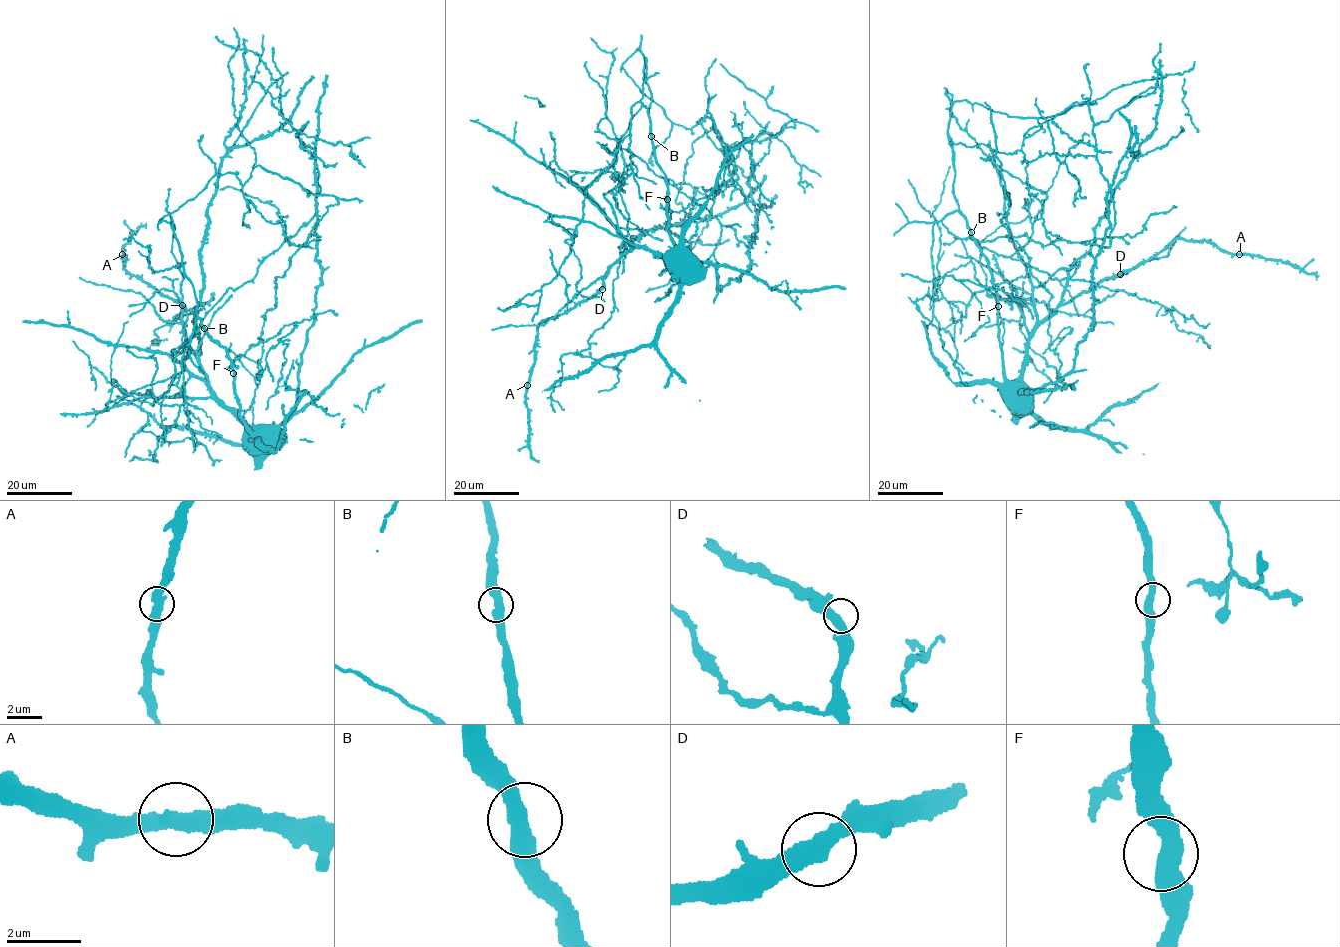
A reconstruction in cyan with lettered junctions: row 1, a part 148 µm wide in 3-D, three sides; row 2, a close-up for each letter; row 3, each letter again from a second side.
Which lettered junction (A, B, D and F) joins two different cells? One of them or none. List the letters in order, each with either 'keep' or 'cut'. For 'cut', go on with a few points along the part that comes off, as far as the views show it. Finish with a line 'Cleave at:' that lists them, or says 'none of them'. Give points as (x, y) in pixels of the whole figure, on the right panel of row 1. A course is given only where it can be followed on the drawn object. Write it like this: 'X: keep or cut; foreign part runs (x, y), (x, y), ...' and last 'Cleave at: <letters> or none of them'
A: keep
B: keep
D: keep
F: keep
Cleave at: none of them

